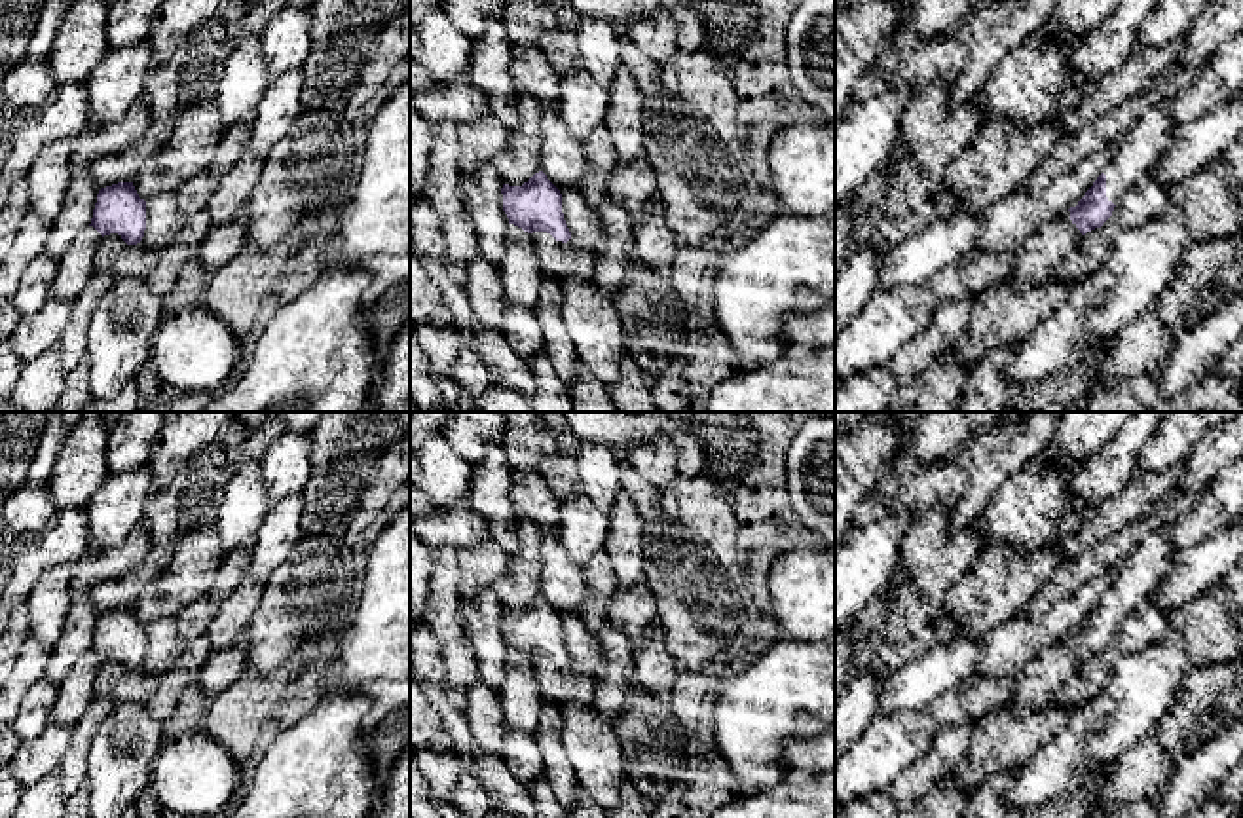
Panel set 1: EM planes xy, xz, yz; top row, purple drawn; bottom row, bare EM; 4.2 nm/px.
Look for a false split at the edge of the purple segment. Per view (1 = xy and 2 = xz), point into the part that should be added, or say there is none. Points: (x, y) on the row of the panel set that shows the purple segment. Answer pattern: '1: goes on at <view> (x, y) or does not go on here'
1: does not go on here
2: does not go on here

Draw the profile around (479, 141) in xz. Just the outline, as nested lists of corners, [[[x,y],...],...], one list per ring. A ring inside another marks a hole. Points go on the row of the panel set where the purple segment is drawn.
[[[492,114],[457,125],[459,173],[469,177],[482,163],[492,163],[492,158],[507,146],[509,133]]]

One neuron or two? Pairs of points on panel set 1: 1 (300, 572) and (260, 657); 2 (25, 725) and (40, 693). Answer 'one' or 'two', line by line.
1: one
2: one

